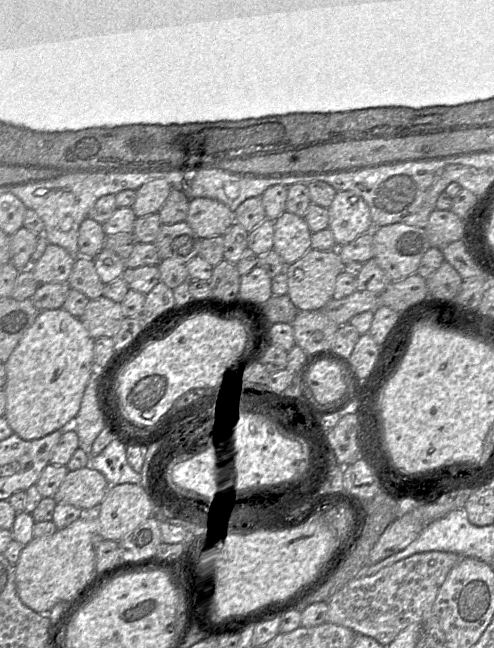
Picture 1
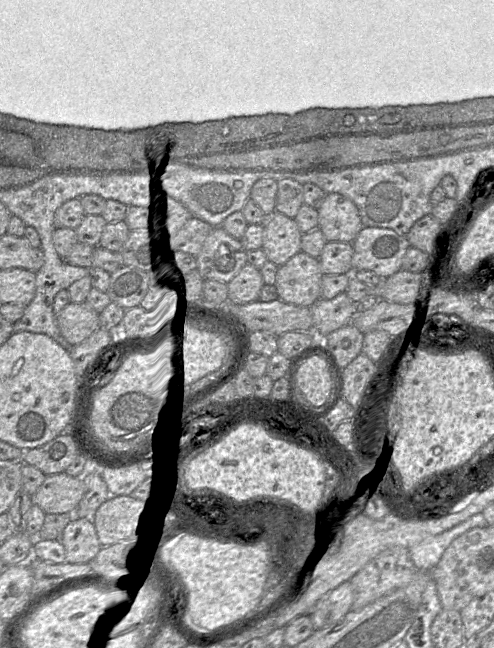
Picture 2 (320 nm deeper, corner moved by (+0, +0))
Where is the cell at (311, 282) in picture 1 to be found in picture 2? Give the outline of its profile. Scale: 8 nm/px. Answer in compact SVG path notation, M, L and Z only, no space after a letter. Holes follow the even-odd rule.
M299 251L277 269L274 286L278 299L310 307L321 297L323 273L318 258Z

